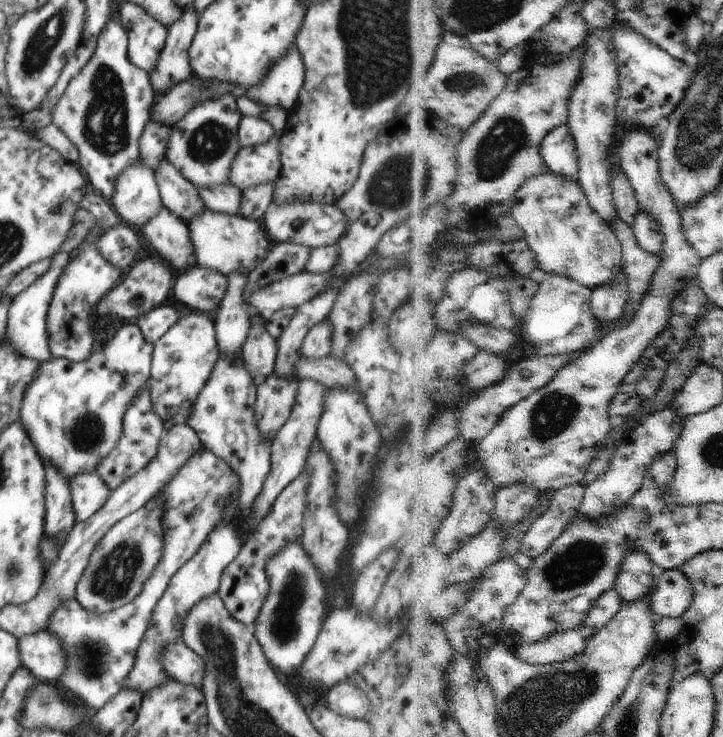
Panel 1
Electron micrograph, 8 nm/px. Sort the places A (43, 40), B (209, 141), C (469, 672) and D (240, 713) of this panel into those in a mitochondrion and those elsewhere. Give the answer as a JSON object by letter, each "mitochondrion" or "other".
{"A":"mitochondrion","B":"mitochondrion","C":"other","D":"mitochondrion"}

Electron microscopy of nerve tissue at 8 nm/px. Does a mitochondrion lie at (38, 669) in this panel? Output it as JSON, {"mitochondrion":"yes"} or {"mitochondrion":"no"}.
{"mitochondrion":"no"}

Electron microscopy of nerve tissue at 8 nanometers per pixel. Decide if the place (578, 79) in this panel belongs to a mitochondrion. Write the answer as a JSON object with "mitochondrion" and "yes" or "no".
{"mitochondrion":"no"}

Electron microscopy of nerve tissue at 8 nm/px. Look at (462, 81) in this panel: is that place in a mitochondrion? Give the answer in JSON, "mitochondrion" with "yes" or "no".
{"mitochondrion":"yes"}

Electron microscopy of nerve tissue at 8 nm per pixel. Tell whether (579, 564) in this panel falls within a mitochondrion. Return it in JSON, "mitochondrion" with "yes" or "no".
{"mitochondrion":"yes"}

